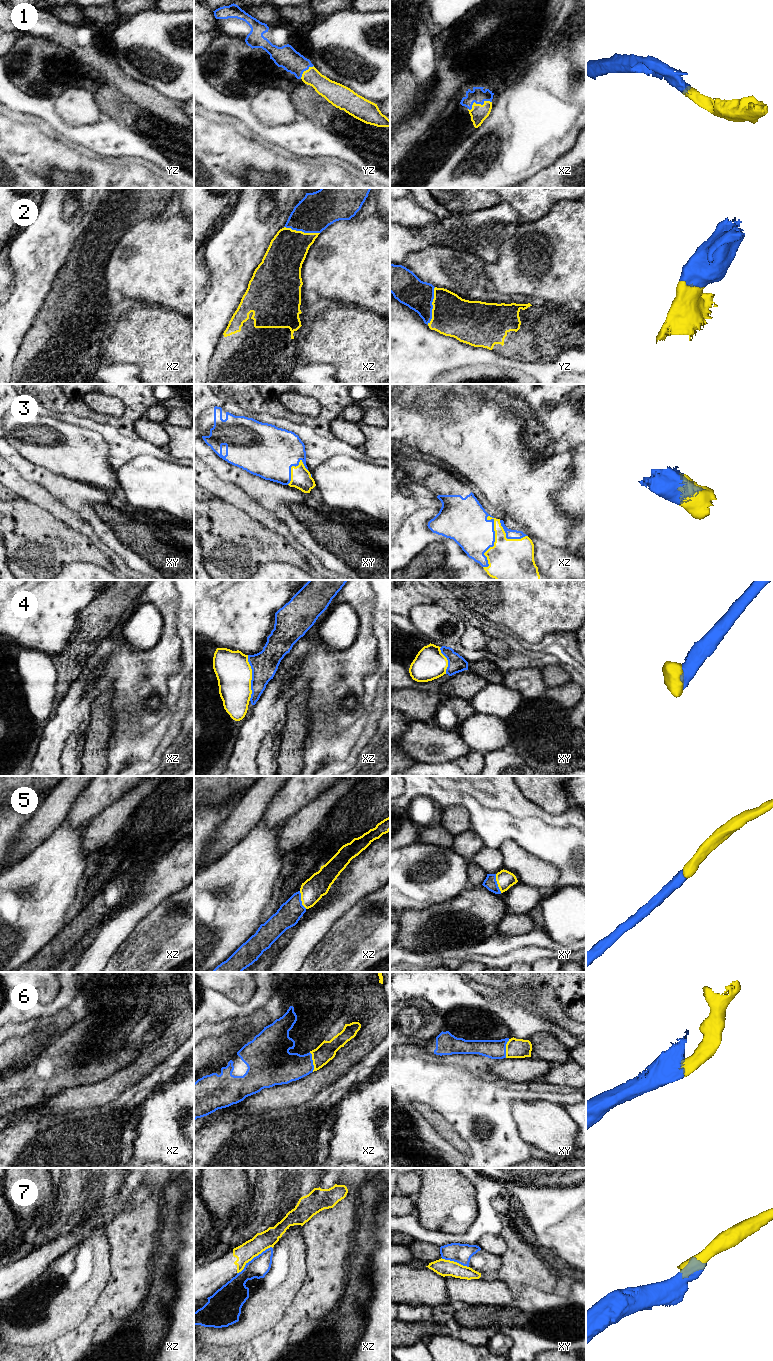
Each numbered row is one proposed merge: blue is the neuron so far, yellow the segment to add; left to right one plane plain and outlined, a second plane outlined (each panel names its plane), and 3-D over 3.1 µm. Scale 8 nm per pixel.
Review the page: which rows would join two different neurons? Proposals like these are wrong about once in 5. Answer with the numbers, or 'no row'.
7

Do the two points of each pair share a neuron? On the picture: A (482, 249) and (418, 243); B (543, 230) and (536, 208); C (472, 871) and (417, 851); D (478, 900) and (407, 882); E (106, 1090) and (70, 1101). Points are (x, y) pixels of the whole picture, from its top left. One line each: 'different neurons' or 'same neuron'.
A: same neuron
B: different neurons
C: different neurons
D: different neurons
E: same neuron

